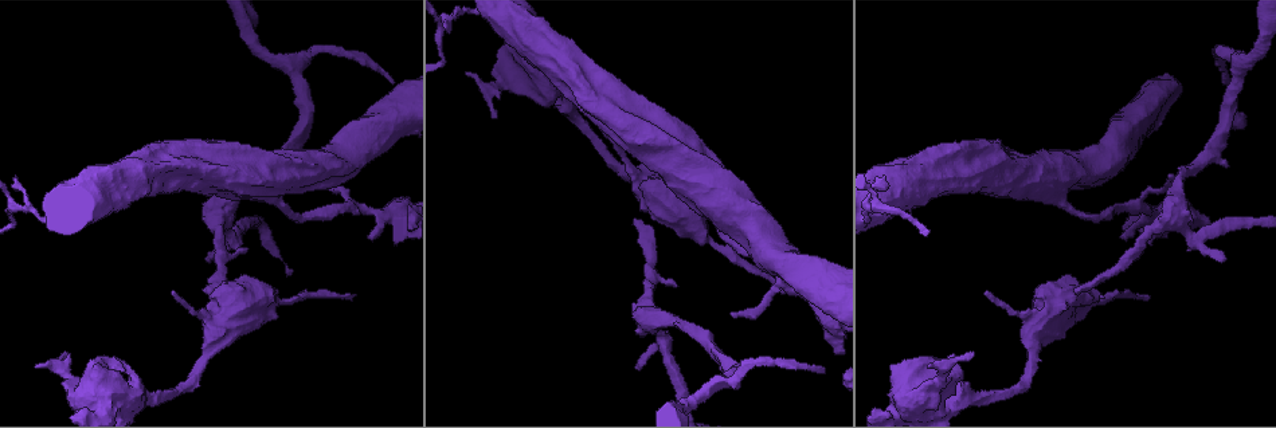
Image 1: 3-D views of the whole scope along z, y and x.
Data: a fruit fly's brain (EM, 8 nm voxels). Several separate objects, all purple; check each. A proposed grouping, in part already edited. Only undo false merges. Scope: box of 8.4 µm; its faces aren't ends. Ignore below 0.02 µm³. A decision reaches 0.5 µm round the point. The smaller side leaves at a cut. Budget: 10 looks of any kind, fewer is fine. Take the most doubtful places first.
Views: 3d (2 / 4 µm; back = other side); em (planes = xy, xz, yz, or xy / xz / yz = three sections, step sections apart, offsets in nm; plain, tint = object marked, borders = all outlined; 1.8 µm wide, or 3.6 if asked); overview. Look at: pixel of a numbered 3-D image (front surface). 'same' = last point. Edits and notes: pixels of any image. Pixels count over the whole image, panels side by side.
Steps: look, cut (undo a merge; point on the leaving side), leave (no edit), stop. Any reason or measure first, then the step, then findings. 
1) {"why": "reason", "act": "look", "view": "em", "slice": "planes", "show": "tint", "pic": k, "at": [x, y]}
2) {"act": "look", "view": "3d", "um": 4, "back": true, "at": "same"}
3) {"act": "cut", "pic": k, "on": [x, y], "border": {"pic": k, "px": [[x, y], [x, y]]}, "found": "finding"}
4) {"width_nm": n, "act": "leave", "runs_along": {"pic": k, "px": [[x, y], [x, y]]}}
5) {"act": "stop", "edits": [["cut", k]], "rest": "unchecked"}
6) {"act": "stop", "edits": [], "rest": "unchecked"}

{"why": "sudden change in width", "act": "look", "view": "em", "slice": "xz", "step": 8, "show": "borders", "pic": 1, "at": [59, 367]}

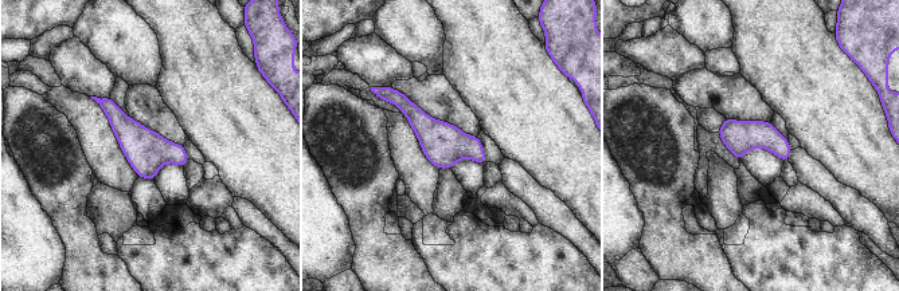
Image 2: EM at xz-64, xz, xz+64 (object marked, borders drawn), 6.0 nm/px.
{"act": "leave", "runs_along": {"pic": 2, "px": [[390, 94], [481, 160]]}, "found": "one cell here"}

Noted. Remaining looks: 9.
{"why": "a fork", "act": "look", "view": "3d", "um": 4, "pic": 1, "at": [1241, 68]}

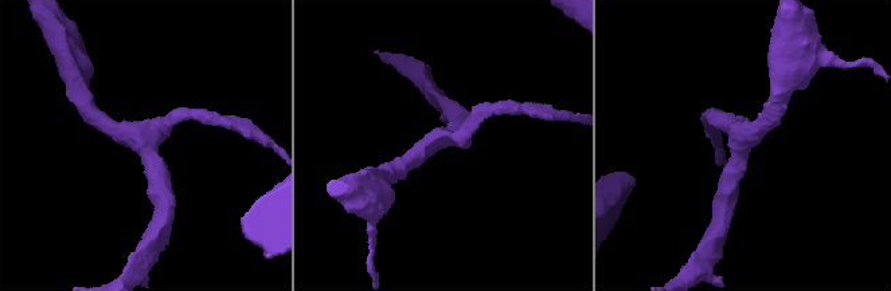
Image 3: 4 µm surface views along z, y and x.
{"arms": 3, "arm_widths_nm": [190, 240, 280], "why": "shape alone is not enough", "act": "look", "view": "em", "slice": "yz", "step": 8, "show": "tint", "pic": 3, "at": [145, 137]}

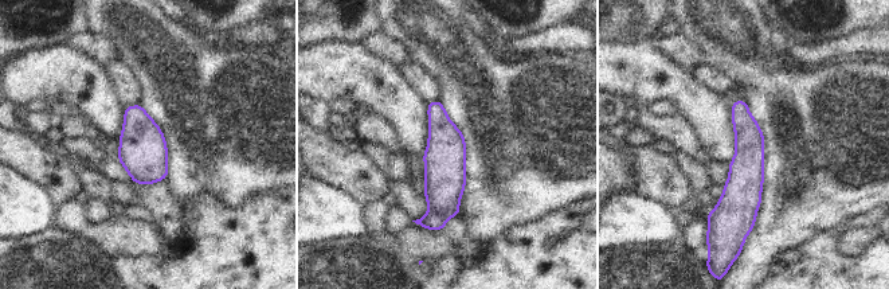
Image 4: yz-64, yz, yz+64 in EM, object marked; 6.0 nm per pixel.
{"act": "look", "view": "em", "slice": "xz", "step": 4, "show": "borders", "at": "same"}

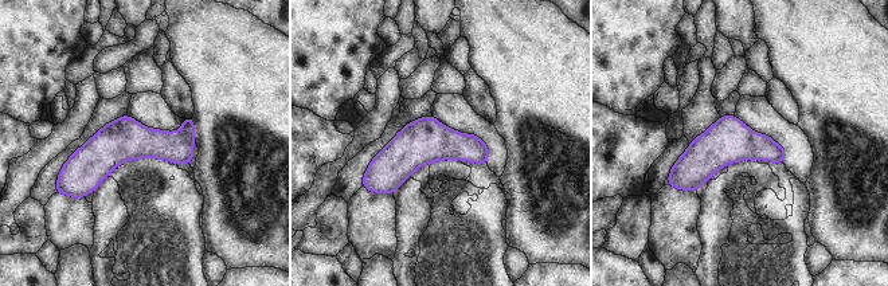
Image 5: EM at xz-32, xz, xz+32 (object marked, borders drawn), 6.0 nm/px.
{"act": "leave", "found": "one cell here"}

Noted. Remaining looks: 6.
{"why": "three-way junction", "act": "look", "view": "em", "um": 3.6, "slice": "planes", "show": "tint", "pic": 1, "at": [651, 328]}

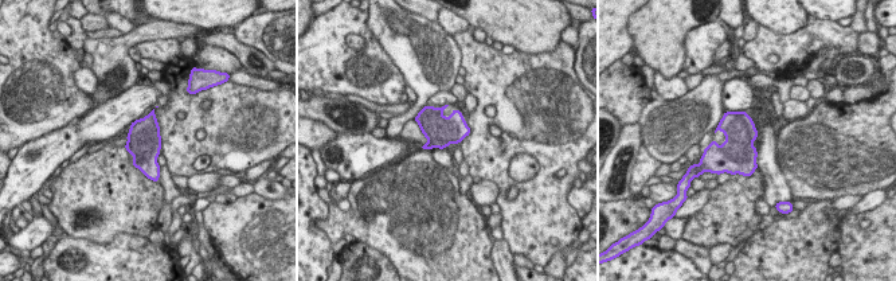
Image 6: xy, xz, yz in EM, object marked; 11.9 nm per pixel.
{"width_nm": 360, "act": "leave", "found": "continuous, no second cell"}

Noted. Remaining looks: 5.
{"why": "sudden change in width", "act": "look", "view": "3d", "um": 4, "pic": 1, "at": [1152, 211]}

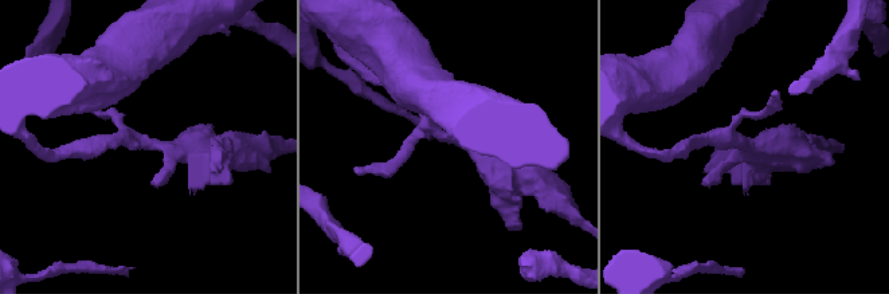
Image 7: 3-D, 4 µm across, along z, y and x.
{"act": "look", "view": "em", "slice": "planes", "show": "plain", "pic": 7, "at": [167, 150]}

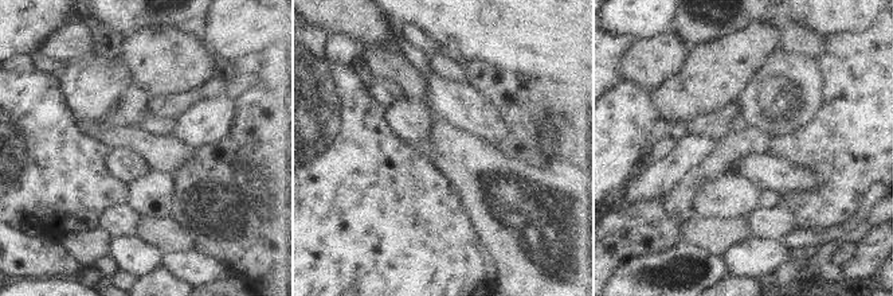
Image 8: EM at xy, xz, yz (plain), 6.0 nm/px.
{"why": "see the neighbours", "act": "look", "view": "em", "slice": "planes", "show": "borders", "at": "same"}

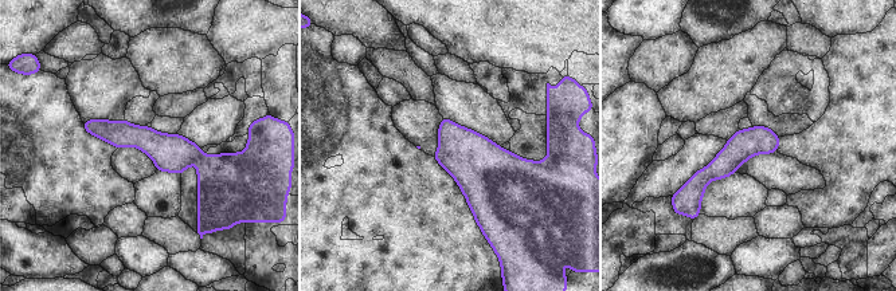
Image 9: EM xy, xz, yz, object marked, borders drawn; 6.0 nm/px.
{"act": "leave", "found": "all the same cell"}

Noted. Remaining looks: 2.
{"act": "stop", "edits": [], "rest": "unchecked"}

